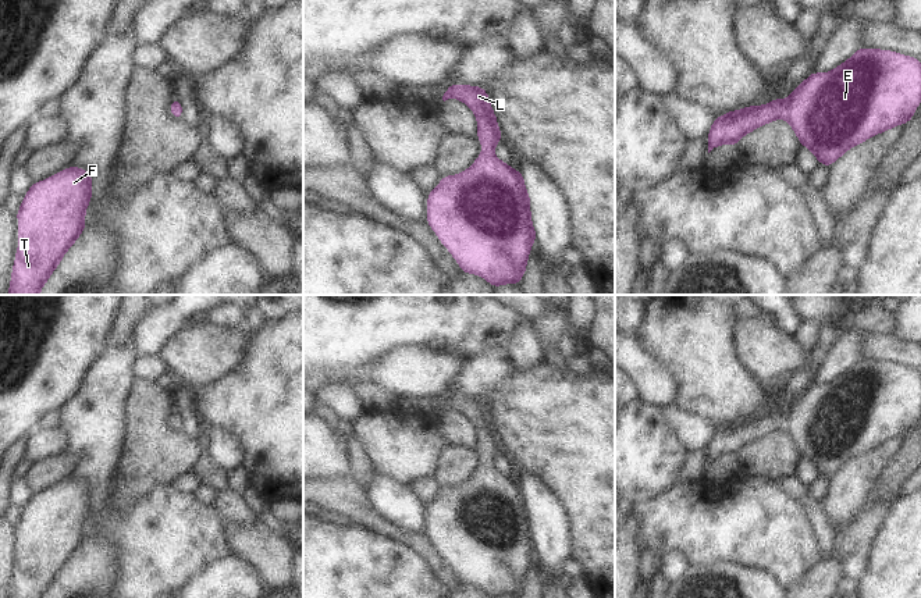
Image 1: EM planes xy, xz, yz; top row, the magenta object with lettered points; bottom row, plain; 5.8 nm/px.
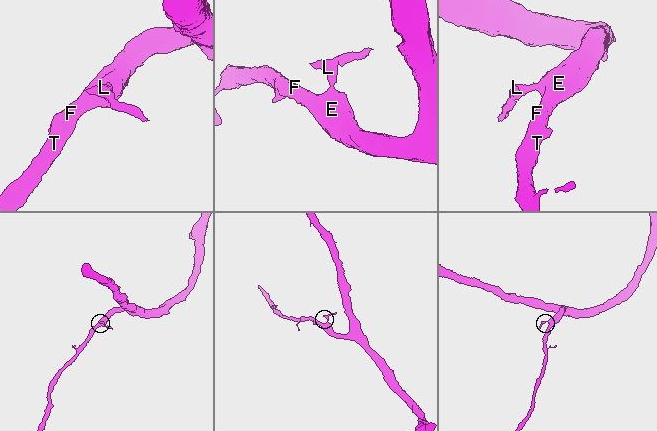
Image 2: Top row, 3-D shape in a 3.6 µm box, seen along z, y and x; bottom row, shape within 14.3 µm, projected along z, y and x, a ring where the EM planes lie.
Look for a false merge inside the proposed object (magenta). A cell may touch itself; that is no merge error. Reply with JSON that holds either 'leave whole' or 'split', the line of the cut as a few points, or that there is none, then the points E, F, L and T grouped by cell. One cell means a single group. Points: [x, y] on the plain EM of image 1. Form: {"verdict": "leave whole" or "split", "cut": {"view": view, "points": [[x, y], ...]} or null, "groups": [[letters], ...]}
{"verdict": "leave whole", "cut": null, "groups": [["E", "F", "L", "T"]]}

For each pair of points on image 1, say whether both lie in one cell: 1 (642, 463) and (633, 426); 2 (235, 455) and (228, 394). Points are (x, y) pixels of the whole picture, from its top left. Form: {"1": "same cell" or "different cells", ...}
{"1": "same cell", "2": "different cells"}

